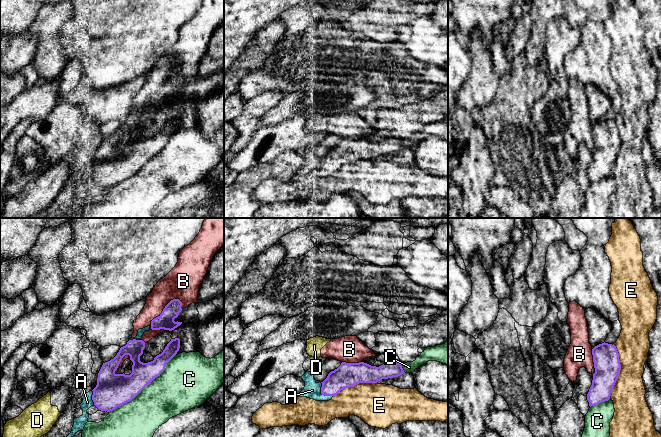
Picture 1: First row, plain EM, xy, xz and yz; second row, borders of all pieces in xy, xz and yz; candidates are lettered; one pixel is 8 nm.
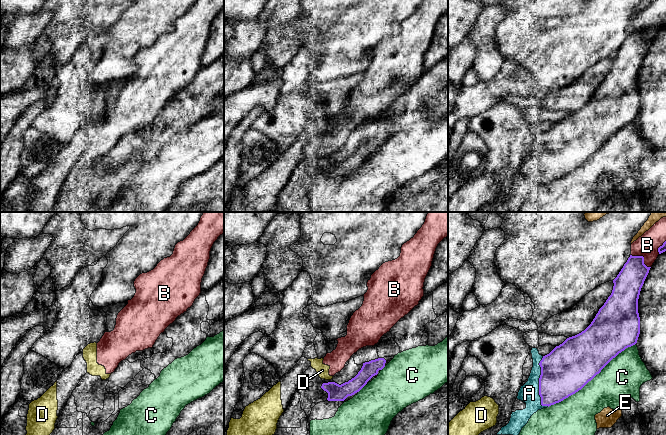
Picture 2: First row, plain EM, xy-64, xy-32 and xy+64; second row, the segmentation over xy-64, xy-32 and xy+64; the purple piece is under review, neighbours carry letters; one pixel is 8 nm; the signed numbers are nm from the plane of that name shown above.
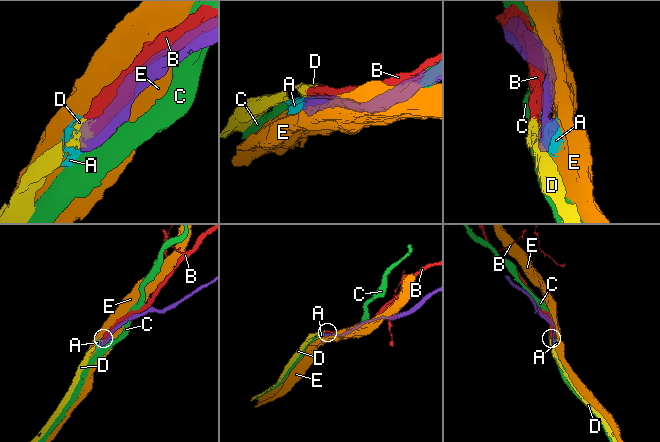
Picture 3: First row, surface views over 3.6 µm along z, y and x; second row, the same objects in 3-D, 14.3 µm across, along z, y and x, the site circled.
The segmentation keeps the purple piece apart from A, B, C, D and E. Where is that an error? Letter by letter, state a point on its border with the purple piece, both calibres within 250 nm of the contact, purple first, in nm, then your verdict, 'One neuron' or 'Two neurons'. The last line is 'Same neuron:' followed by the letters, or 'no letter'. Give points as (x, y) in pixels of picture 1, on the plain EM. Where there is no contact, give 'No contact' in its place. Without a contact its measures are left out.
A: Touches purple at xz (321, 169). Thickness 190 nm (purple) against 140 nm. One neuron
B: Touches purple at xy (163, 85). Thickness 130 nm (purple) against 260 nm. Two neurons
C: Touches purple at xy (144, 163). Thickness 280 nm (purple) against 360 nm. Two neurons
D: Touches purple at xy (98, 152). Thickness 280 nm (purple) against 20 nm. Two neurons
E: Touches purple at yz (620, 145). Thickness 220 nm (purple) against 280 nm. Two neurons
Same neuron: A

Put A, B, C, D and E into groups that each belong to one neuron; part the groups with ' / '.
A / B D / C / E

